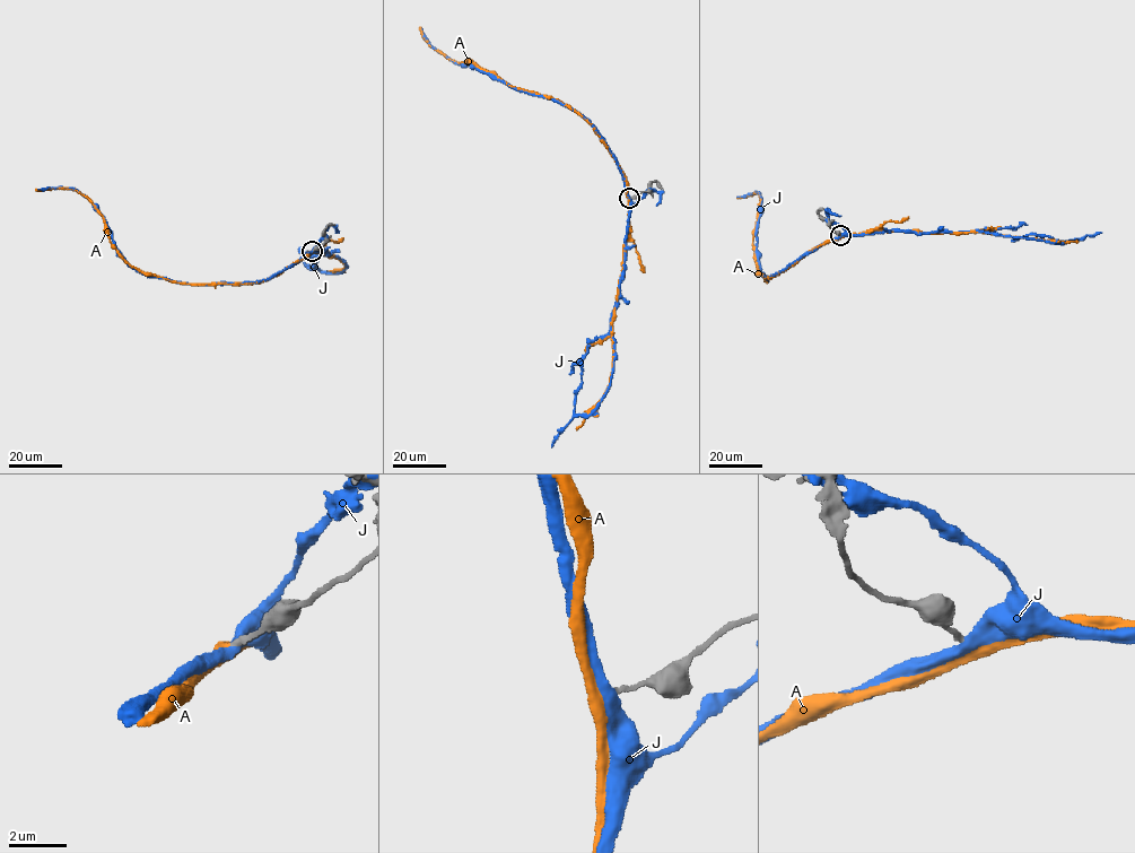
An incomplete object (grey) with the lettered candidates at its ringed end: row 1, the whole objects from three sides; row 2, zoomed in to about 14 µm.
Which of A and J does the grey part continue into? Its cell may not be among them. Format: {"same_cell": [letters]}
{"same_cell": ["A"]}

